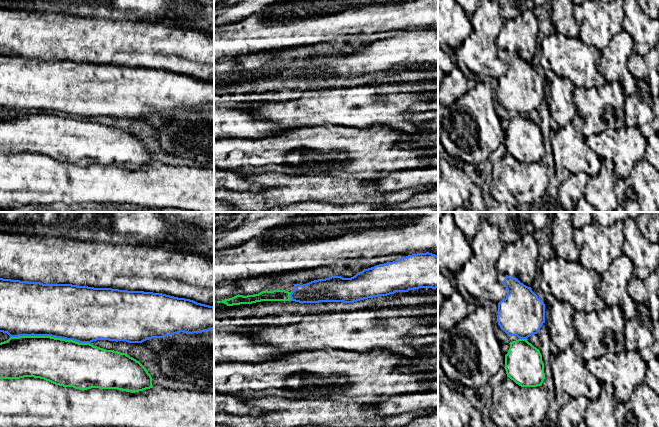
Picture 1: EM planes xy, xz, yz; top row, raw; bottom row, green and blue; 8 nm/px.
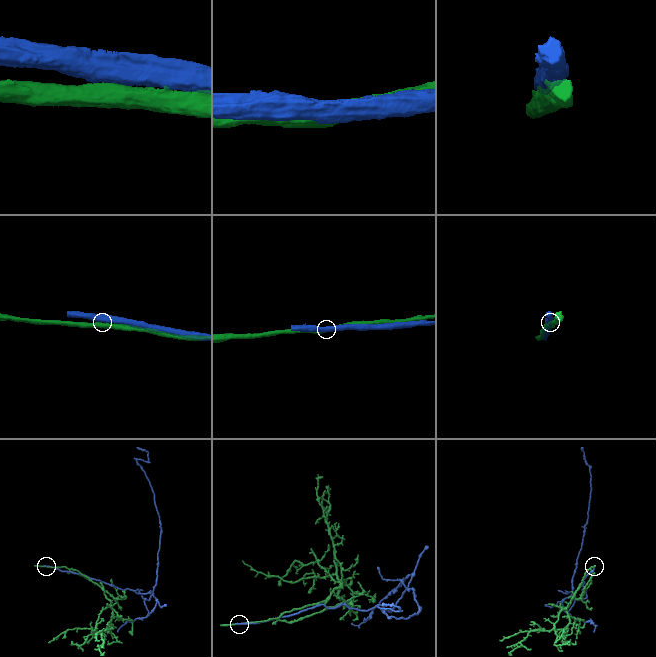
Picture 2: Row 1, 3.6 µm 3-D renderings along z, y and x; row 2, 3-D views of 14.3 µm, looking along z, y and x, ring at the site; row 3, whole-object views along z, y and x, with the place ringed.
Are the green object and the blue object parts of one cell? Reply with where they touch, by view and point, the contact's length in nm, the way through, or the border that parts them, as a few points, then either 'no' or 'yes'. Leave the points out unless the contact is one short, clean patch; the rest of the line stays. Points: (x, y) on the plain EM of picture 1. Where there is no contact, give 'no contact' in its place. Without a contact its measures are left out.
contact xy (50, 112); length 650 nm; no

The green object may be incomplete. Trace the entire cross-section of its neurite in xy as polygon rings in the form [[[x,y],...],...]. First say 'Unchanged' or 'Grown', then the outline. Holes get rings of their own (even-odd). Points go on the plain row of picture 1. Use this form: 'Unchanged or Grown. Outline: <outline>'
Unchanged. Outline: [[[51,112],[10,113],[0,119],[0,155],[24,153],[40,154],[80,166],[118,165],[135,169],[153,164],[152,153],[146,144],[126,129]]]

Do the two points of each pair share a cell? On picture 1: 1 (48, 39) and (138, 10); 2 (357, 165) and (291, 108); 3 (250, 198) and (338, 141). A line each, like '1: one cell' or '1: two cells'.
1: two cells
2: two cells
3: two cells

